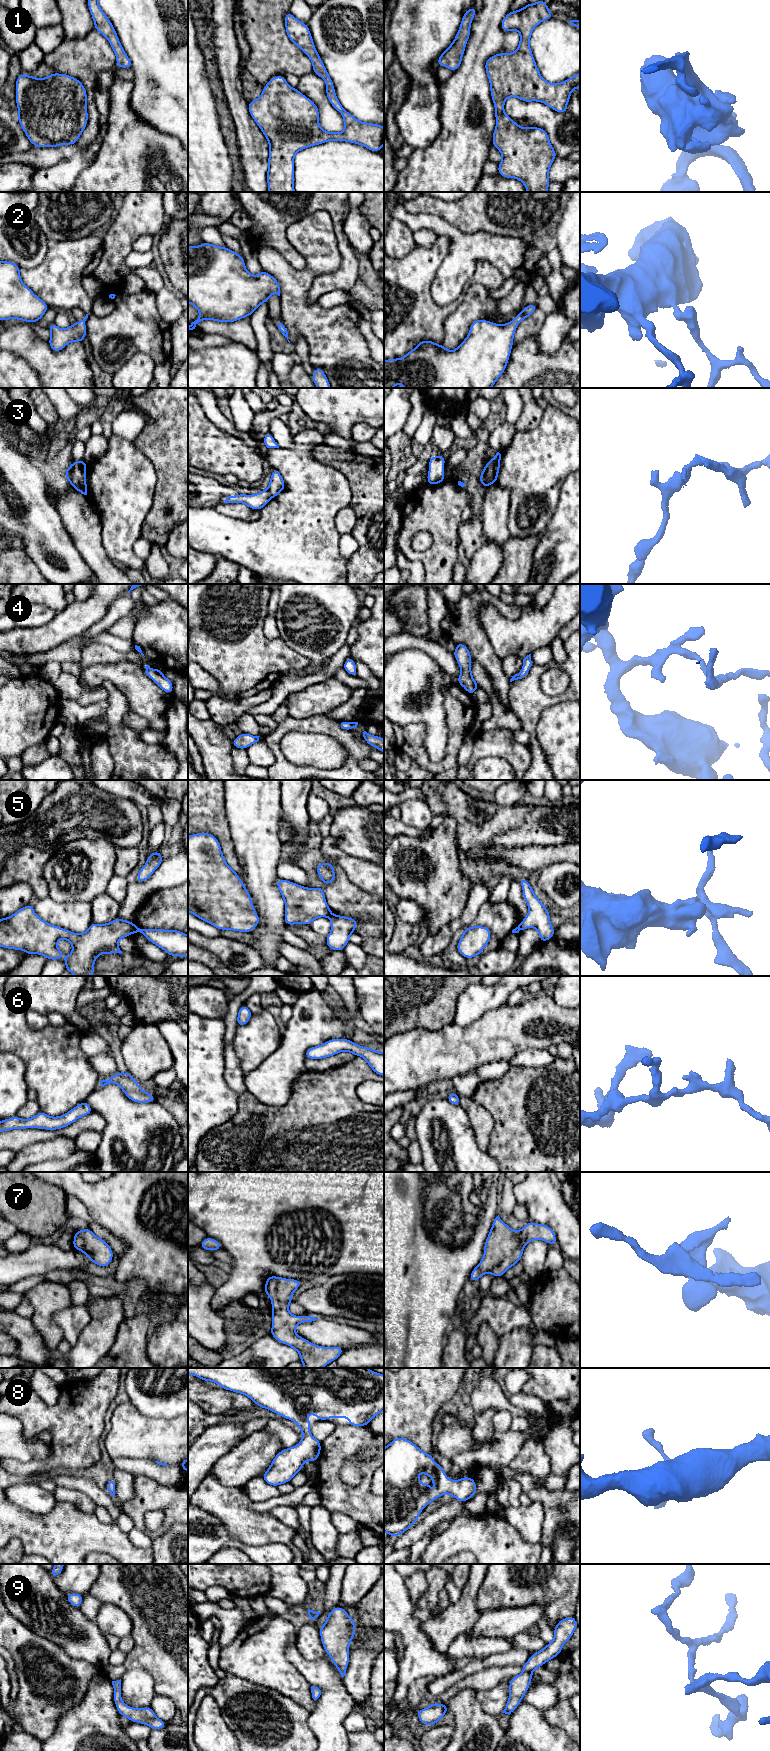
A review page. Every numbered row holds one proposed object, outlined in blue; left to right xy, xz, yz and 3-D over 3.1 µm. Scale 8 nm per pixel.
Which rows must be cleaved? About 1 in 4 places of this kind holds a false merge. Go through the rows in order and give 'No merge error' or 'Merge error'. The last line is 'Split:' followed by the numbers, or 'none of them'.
1: No merge error
2: No merge error
3: Merge error
4: No merge error
5: Merge error
6: No merge error
7: No merge error
8: No merge error
9: No merge error
Split: 3, 5

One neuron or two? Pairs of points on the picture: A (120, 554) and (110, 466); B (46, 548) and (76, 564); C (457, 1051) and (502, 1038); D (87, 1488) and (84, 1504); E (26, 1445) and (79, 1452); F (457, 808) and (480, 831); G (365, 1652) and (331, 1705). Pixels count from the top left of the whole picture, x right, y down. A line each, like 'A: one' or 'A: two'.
A: one
B: one
C: one
D: two
E: two
F: one
G: two

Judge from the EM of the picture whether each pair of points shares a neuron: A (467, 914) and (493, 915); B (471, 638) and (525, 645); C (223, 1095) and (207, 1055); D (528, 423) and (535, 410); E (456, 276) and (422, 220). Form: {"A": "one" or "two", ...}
{"A": "two", "B": "two", "C": "one", "D": "one", "E": "one"}

